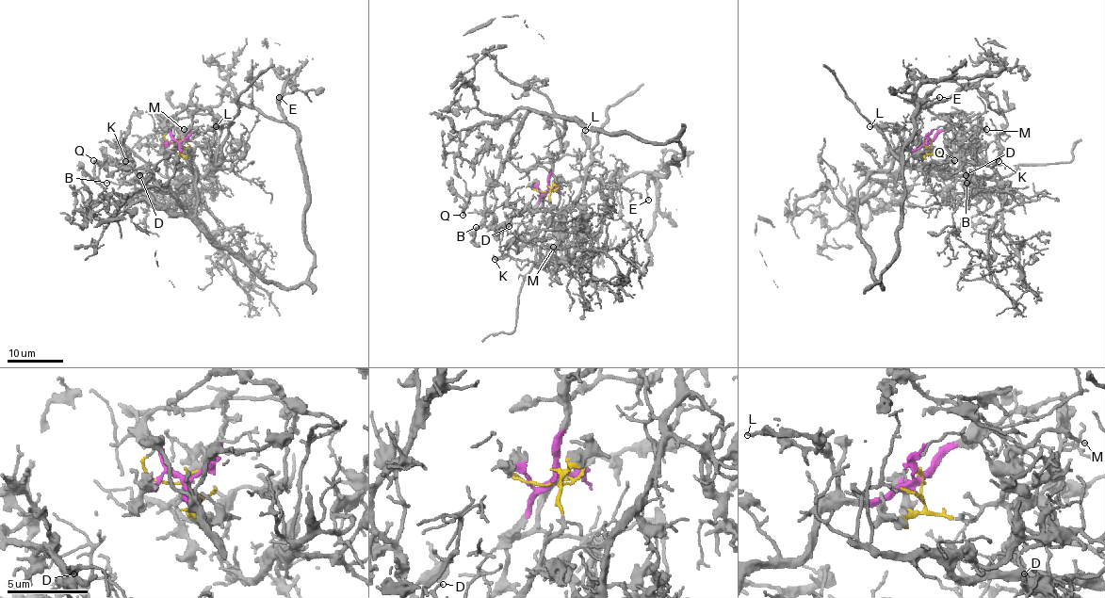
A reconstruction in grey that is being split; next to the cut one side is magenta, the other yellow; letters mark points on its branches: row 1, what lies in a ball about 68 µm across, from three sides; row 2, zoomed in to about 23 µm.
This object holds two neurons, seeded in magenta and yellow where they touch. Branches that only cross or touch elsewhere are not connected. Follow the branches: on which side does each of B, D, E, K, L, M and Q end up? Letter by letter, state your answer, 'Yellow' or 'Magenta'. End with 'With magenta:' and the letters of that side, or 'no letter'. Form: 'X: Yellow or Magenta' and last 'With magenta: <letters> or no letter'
B: Yellow
D: Yellow
E: Magenta
K: Yellow
L: Magenta
M: Yellow
Q: Magenta
With magenta: E, L, Q

